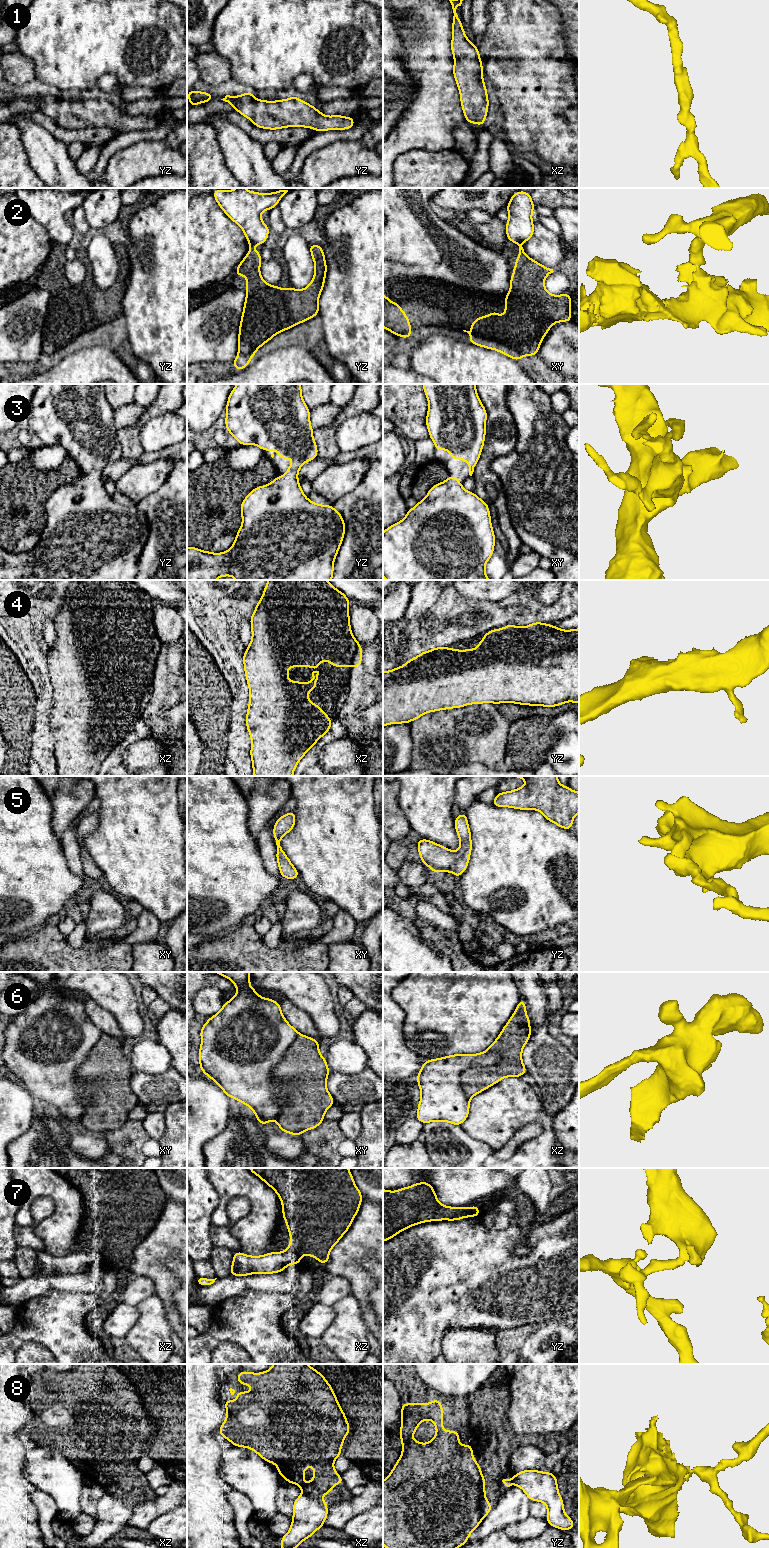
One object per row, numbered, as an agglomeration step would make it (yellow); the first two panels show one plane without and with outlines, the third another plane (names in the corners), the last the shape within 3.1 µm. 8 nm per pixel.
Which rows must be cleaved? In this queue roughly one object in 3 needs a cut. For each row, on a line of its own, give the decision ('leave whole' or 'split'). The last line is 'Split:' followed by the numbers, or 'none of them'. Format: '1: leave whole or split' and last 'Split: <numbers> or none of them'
1: leave whole
2: split
3: leave whole
4: leave whole
5: leave whole
6: split
7: split
8: split
Split: 2, 6, 7, 8

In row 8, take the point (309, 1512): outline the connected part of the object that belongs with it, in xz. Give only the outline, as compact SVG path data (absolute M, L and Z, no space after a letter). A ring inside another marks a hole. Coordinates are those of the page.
M302 1493L294 1500L292 1523L288 1533L281 1537L280 1548L298 1548L324 1526L327 1516L326 1501L320 1496Z

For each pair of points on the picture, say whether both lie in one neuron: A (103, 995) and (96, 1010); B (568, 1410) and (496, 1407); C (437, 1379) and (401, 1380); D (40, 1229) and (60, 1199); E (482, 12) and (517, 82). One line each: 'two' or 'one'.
A: two
B: two
C: two
D: one
E: two

